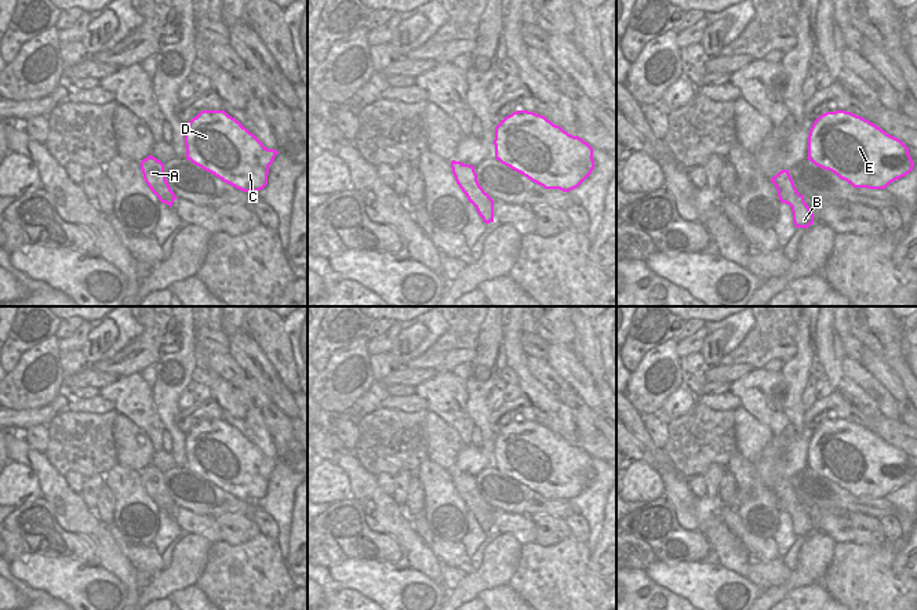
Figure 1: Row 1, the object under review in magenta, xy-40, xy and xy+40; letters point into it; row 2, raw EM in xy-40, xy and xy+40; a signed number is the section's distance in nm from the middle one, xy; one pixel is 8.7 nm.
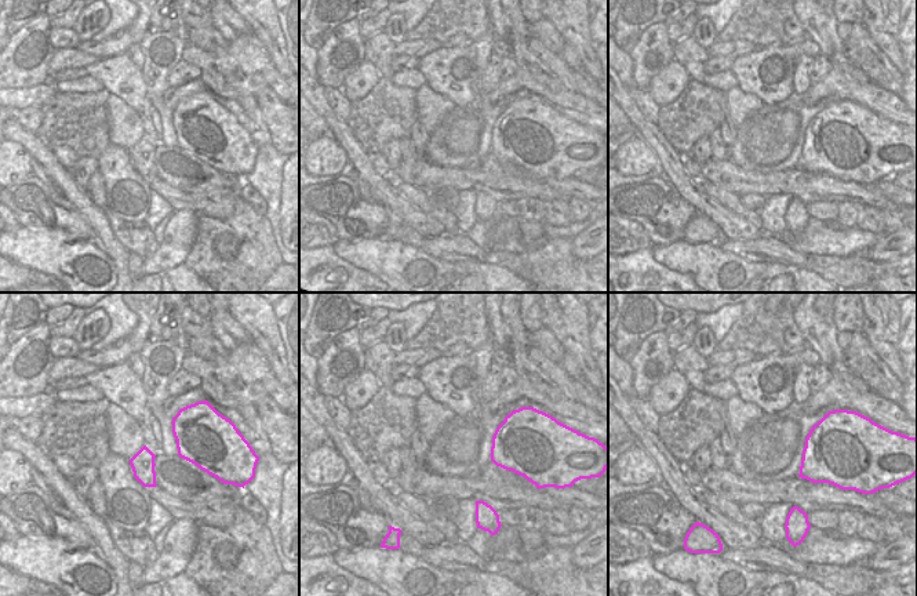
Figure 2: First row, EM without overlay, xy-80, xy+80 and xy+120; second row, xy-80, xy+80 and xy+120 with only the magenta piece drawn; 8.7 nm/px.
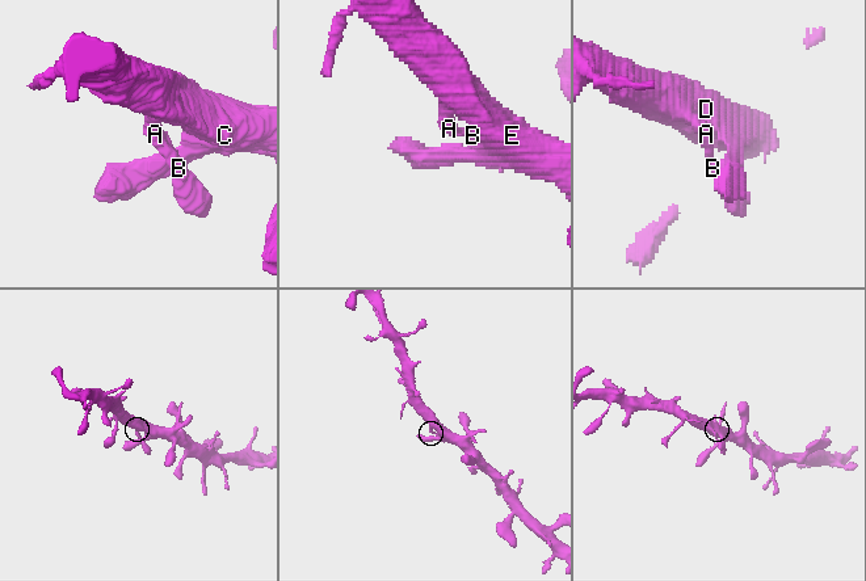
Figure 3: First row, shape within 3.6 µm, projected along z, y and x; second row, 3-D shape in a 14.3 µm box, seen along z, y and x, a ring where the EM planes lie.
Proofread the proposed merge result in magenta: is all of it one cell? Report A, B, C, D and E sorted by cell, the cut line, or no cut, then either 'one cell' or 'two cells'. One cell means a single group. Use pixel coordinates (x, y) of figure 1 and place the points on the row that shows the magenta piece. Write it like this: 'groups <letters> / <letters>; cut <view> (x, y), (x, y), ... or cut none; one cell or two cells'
groups A B C D E; cut none; one cell

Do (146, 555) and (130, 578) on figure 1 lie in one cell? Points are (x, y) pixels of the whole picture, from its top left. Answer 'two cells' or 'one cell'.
two cells

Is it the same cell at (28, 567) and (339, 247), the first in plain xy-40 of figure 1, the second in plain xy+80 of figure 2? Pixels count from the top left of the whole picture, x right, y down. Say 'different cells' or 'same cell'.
same cell

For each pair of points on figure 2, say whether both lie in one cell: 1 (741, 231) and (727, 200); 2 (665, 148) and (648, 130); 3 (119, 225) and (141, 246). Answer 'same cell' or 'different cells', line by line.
1: different cells
2: same cell
3: same cell

